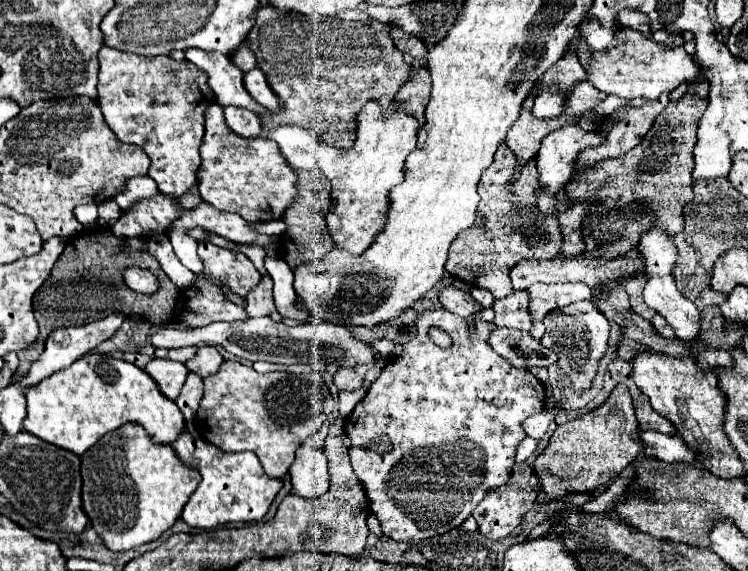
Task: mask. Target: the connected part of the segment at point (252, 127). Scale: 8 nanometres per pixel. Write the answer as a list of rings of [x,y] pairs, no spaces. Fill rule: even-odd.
[[[225,106],[225,122],[227,126],[243,138],[255,138],[261,134],[261,120],[251,110],[239,106]]]

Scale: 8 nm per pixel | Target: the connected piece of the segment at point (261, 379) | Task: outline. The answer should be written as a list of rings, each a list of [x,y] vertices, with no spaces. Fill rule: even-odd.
[[[223,362],[217,374],[203,378],[203,384],[205,384],[205,394],[195,416],[195,426],[199,434],[227,452],[241,452],[241,450],[255,452],[267,476],[271,478],[283,478],[289,472],[289,466],[295,462],[295,450],[299,448],[299,444],[303,444],[313,432],[317,432],[319,426],[325,422],[325,418],[333,412],[333,398],[319,372],[259,374],[249,364]]]

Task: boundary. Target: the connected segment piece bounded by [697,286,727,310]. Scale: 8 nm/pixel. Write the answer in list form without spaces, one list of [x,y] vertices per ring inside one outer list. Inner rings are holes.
[[[707,286],[707,288],[701,292],[701,298],[697,300],[697,306],[699,306],[699,310],[703,310],[703,308],[707,308],[707,306],[721,306],[725,300],[727,300],[727,294],[713,292],[711,286]]]

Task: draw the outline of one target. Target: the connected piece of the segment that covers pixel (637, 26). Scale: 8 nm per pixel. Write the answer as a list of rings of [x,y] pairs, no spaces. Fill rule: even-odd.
[[[623,10],[619,14],[619,24],[625,26],[625,28],[633,28],[633,30],[639,30],[641,34],[651,34],[649,30],[649,22],[647,22],[647,16],[637,12],[637,10]]]

